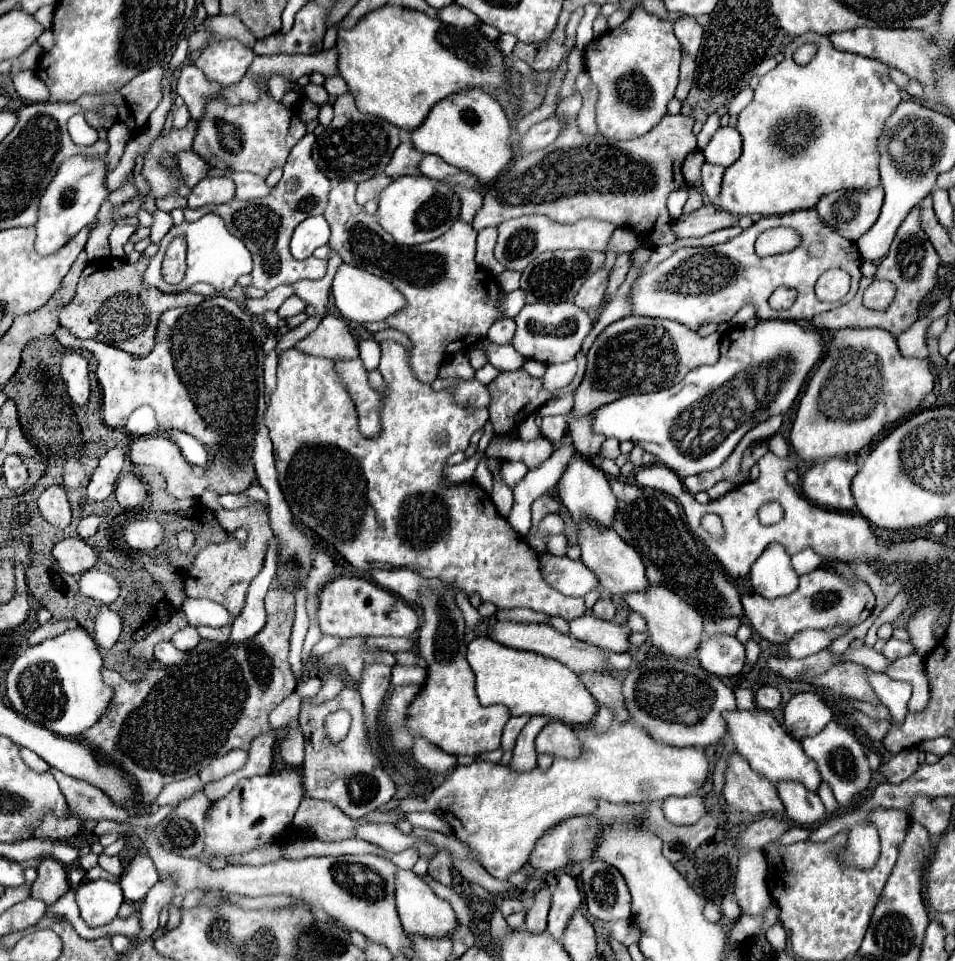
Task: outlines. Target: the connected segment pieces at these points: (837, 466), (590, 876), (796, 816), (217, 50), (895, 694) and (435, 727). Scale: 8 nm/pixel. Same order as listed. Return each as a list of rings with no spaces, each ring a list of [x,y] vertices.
[[[846,458],[818,462],[802,474],[800,490],[812,504],[820,508],[850,512],[856,506],[850,482],[858,470],[858,464]]]
[[[590,862],[582,870],[588,912],[598,920],[628,920],[630,894],[618,870],[604,862]]]
[[[776,782],[774,786],[790,820],[800,826],[812,826],[824,820],[826,808],[818,794],[812,794],[806,786],[800,786],[800,782]]]
[[[220,40],[208,44],[196,58],[196,66],[210,82],[230,86],[242,80],[252,62],[252,52],[238,40]]]
[[[866,670],[866,680],[872,686],[872,690],[876,692],[876,696],[880,698],[880,702],[884,702],[884,706],[888,706],[892,710],[892,716],[896,722],[900,722],[906,716],[906,706],[912,694],[912,686],[908,682],[898,682],[888,678],[886,674],[880,672],[872,672]]]
[[[422,594],[424,624],[418,636],[418,654],[428,664],[428,676],[418,696],[406,712],[404,728],[412,736],[422,736],[446,754],[478,756],[500,748],[502,730],[510,718],[504,706],[482,706],[474,692],[474,674],[466,662],[464,618],[450,594]]]

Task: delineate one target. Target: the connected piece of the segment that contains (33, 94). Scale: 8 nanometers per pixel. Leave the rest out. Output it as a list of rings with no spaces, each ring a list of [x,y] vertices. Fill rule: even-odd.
[[[24,70],[24,72],[18,72],[12,80],[18,96],[28,102],[44,102],[50,98],[46,84],[36,76],[36,72]]]

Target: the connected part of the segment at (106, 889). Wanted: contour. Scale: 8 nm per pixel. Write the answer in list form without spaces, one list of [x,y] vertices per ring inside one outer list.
[[[108,880],[82,882],[82,886],[76,890],[76,904],[80,908],[80,916],[90,928],[110,924],[116,918],[122,902],[124,894],[120,886]]]

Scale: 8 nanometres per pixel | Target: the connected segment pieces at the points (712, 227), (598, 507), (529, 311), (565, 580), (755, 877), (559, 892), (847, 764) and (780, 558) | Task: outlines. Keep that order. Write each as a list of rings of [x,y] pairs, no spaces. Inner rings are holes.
[[[704,204],[696,212],[676,220],[674,232],[678,238],[700,238],[720,228],[728,228],[736,224],[738,224],[738,218],[734,214],[728,214],[726,210],[720,210],[712,204]]]
[[[576,454],[576,458],[572,458],[572,462],[568,464],[568,470],[564,470],[560,478],[560,484],[556,484],[556,490],[558,490],[560,502],[564,504],[566,510],[570,510],[576,522],[580,518],[592,518],[600,526],[606,526],[606,528],[612,526],[612,518],[616,512],[616,498],[608,486],[606,474],[600,468],[596,468],[586,456]]]
[[[558,302],[558,304],[526,304],[516,316],[516,336],[512,346],[528,360],[540,360],[544,364],[558,364],[572,360],[590,334],[594,322],[586,310],[580,310],[574,302]]]
[[[538,556],[540,570],[544,580],[566,596],[586,596],[592,588],[598,586],[596,576],[580,560],[570,560],[568,556]]]
[[[750,850],[740,856],[734,880],[734,898],[744,914],[758,916],[768,908],[770,892],[766,886],[768,864],[760,850]]]
[[[560,874],[556,890],[552,894],[550,914],[548,914],[548,932],[556,940],[562,938],[562,932],[570,916],[574,914],[574,910],[580,908],[580,902],[582,902],[582,896],[580,896],[576,878],[572,878],[570,874]]]
[[[830,722],[824,732],[816,734],[816,736],[806,736],[800,742],[802,742],[804,752],[818,764],[822,780],[830,784],[830,788],[832,788],[840,806],[848,806],[858,796],[858,792],[868,788],[870,774],[872,774],[870,766],[868,766],[868,760],[862,752],[860,742],[842,724]]]
[[[770,544],[750,570],[750,586],[764,598],[786,596],[796,590],[798,574],[790,566],[790,556],[782,546]]]

